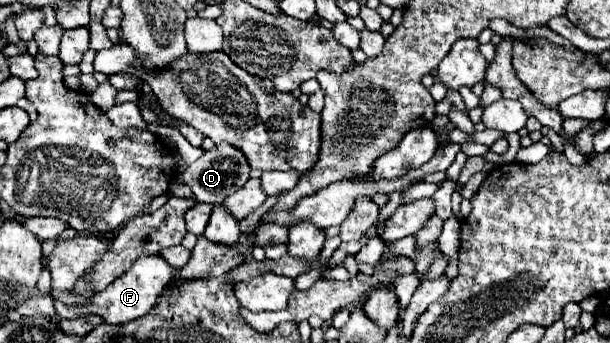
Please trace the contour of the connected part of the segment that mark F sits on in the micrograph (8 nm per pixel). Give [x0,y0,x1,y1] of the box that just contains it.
[55,256,175,324]

